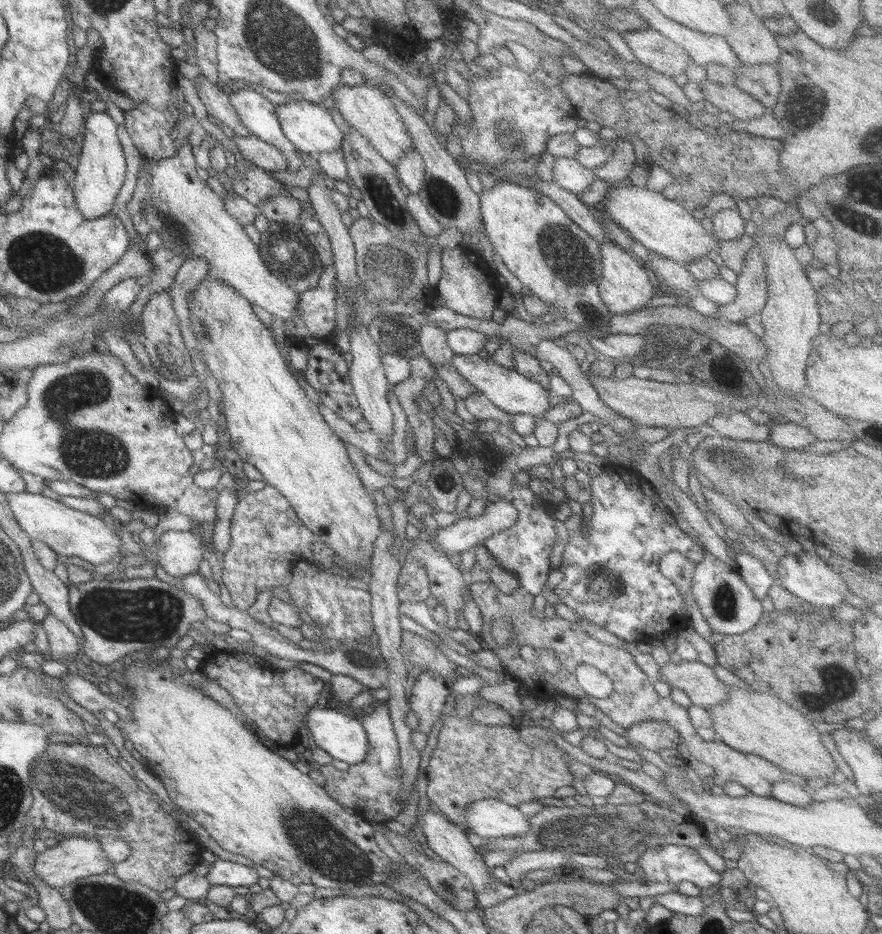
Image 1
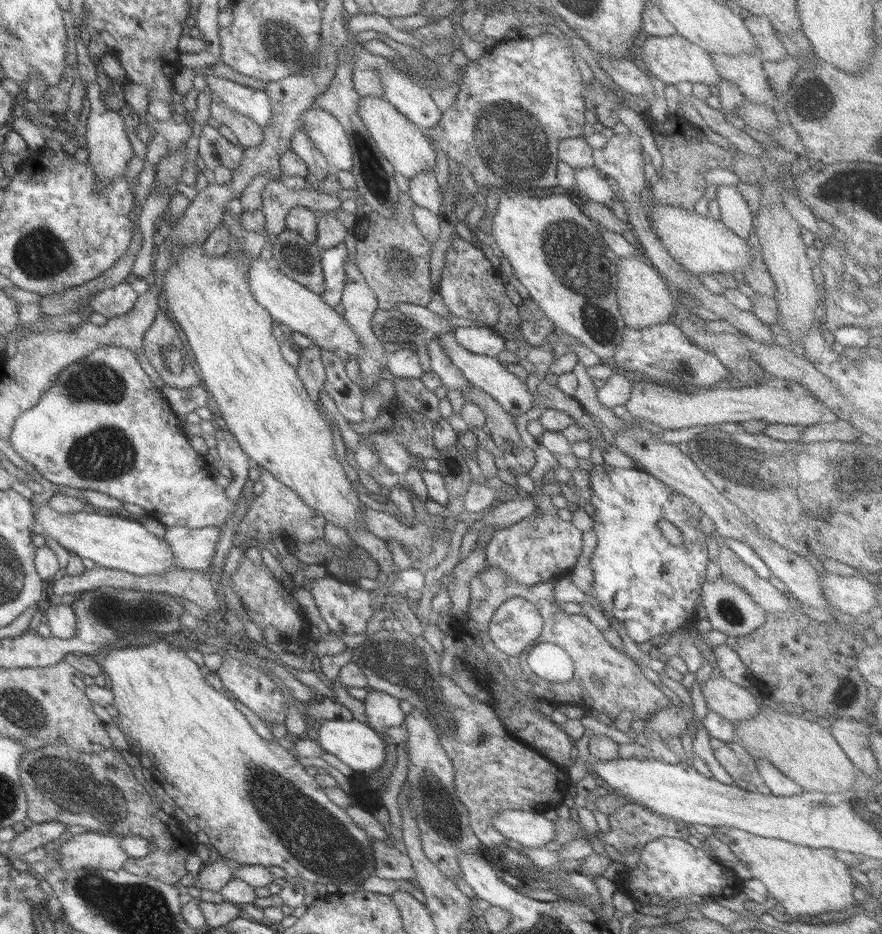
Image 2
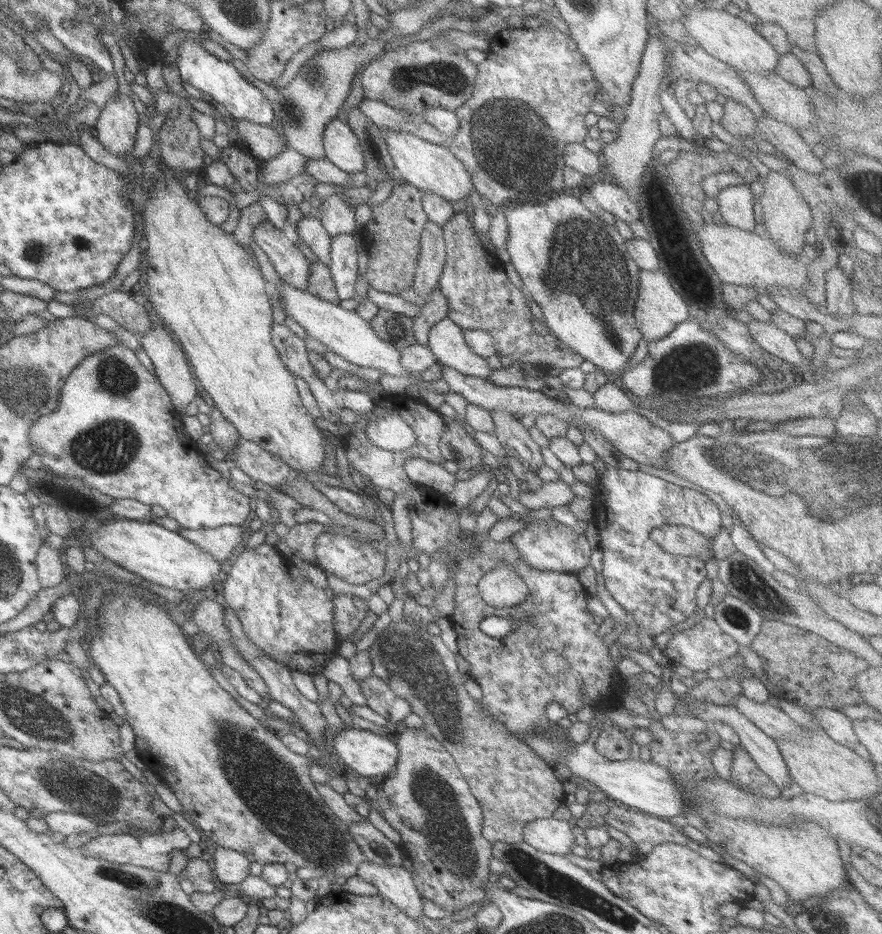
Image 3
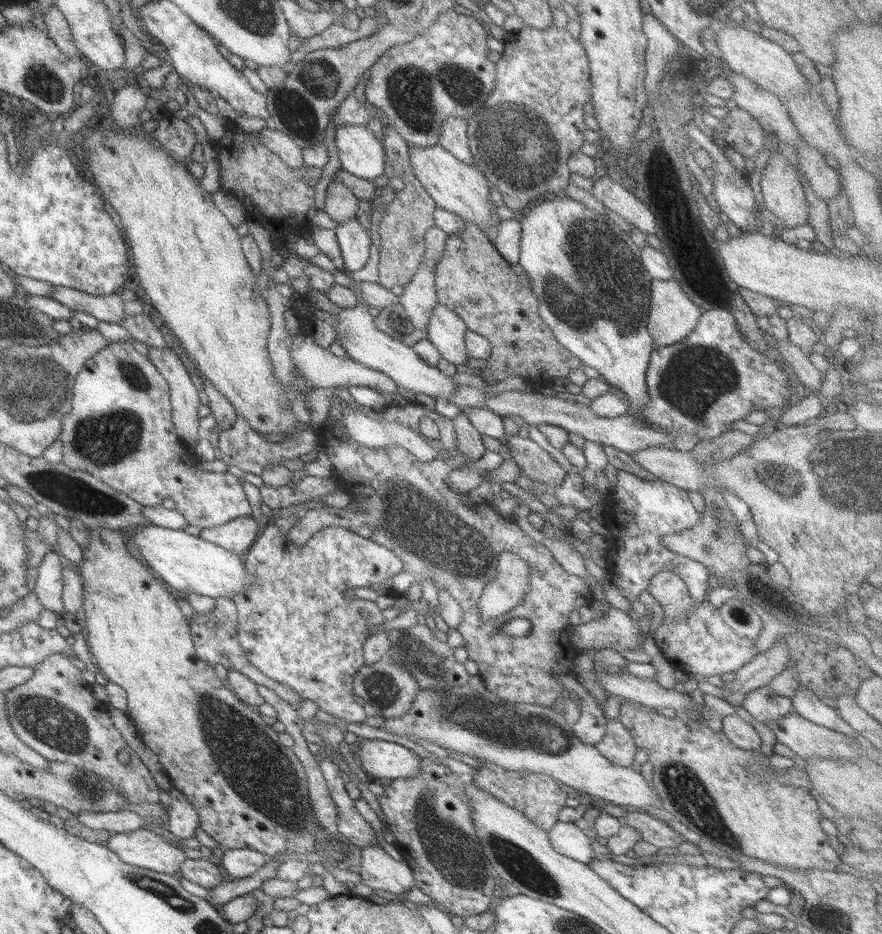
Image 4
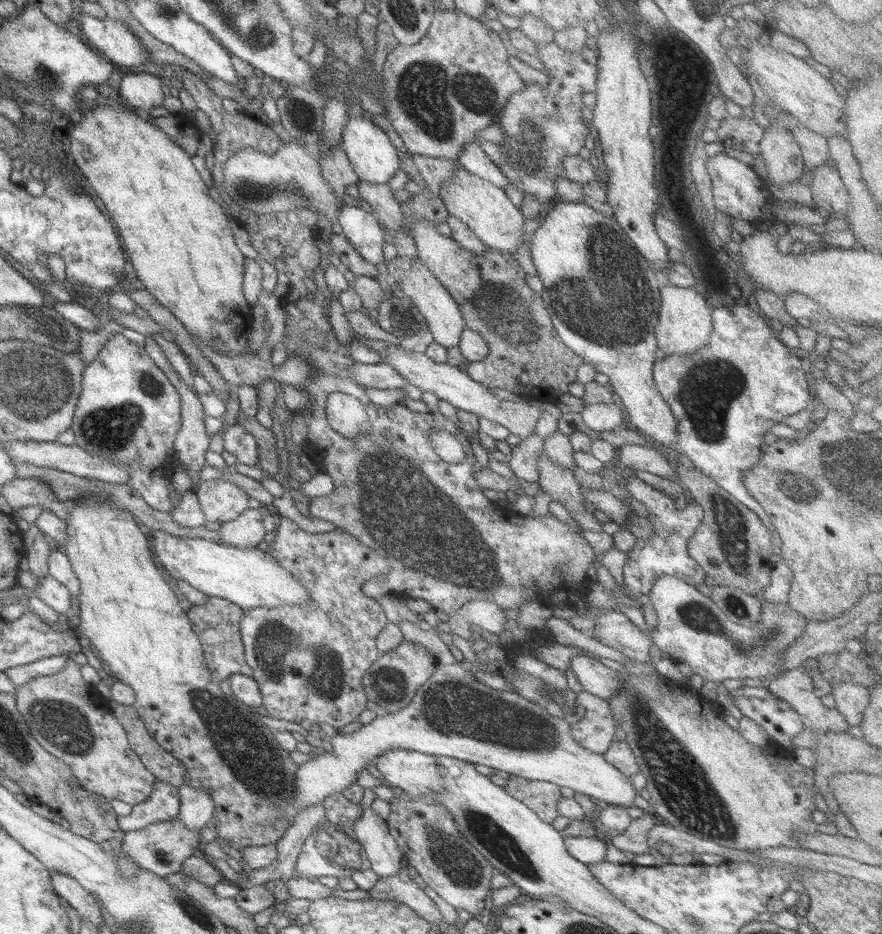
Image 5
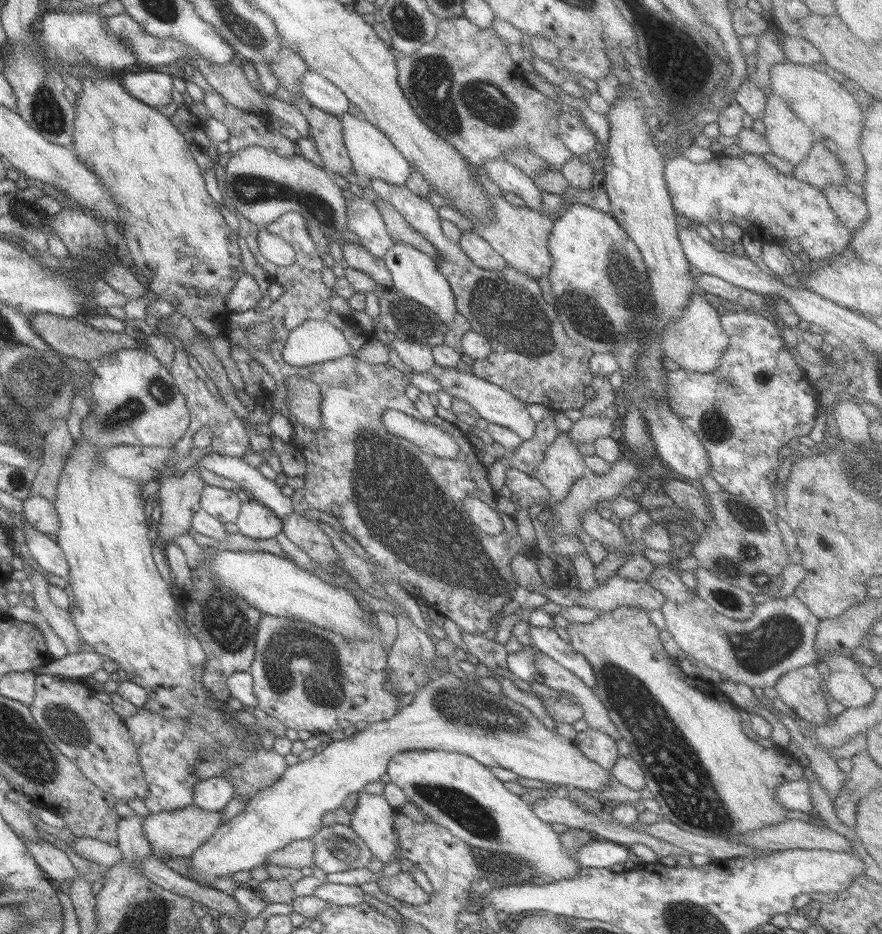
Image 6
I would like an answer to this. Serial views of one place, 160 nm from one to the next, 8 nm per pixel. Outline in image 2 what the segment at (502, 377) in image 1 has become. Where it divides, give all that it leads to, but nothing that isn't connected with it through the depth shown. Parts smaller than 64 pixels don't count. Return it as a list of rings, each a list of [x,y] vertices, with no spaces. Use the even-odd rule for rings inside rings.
[[[452,331],[434,336],[434,341],[443,349],[446,357],[453,363],[453,366],[463,375],[463,378],[468,383],[471,383],[473,388],[482,390],[485,394],[491,396],[497,401],[503,410],[512,417],[523,414],[530,409],[531,400],[533,397],[527,391],[525,383],[521,382],[513,373],[509,373],[505,366],[501,365],[497,358],[473,354],[459,346],[454,340]]]

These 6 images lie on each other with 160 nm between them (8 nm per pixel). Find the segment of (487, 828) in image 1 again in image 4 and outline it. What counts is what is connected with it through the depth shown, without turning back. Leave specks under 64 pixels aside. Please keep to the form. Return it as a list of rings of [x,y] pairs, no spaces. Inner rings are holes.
[[[557,821],[546,833],[549,844],[554,850],[567,858],[587,865],[595,856],[591,849],[592,840],[587,838],[573,823]]]

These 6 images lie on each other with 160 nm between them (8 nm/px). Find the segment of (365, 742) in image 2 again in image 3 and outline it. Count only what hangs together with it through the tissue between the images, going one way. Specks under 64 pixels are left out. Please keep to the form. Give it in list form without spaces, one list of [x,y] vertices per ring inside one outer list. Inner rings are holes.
[[[345,727],[333,734],[338,762],[349,772],[369,779],[386,775],[396,765],[398,750],[389,736],[358,727]]]

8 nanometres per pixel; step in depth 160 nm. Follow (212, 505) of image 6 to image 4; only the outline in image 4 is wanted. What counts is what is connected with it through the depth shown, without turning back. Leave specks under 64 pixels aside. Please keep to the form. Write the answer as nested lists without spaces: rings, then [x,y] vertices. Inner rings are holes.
[[[127,341],[107,342],[92,354],[76,373],[71,387],[69,414],[62,418],[56,440],[62,444],[62,462],[72,469],[86,472],[108,484],[119,494],[125,494],[142,508],[158,506],[163,500],[173,500],[175,510],[187,526],[213,528],[235,518],[249,517],[251,508],[241,489],[242,479],[228,472],[201,472],[192,466],[191,455],[177,438],[171,422],[168,384],[157,369],[133,349]]]

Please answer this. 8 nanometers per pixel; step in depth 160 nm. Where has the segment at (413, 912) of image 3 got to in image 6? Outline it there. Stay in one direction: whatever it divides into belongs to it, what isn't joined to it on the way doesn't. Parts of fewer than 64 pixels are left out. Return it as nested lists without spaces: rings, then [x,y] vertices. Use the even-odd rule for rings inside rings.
[[[357,793],[357,803],[350,813],[349,828],[367,845],[372,856],[381,862],[391,861],[395,854],[392,817],[395,811],[381,795]]]

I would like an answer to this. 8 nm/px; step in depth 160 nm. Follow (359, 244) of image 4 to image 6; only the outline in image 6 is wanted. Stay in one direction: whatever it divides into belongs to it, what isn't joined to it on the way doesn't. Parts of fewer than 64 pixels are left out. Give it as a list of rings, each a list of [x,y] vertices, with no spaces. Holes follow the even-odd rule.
[[[346,194],[344,205],[348,231],[357,236],[357,244],[375,258],[381,259],[381,255],[394,242],[386,233],[376,206],[356,194]]]

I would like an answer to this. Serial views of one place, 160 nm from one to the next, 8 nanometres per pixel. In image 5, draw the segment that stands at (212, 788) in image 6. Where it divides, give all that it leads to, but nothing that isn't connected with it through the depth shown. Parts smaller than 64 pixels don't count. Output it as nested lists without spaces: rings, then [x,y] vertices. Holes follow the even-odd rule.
[[[182,785],[177,787],[177,794],[180,805],[176,816],[185,828],[199,830],[210,822],[214,804],[211,797],[208,797],[203,790],[195,790],[195,788]]]

